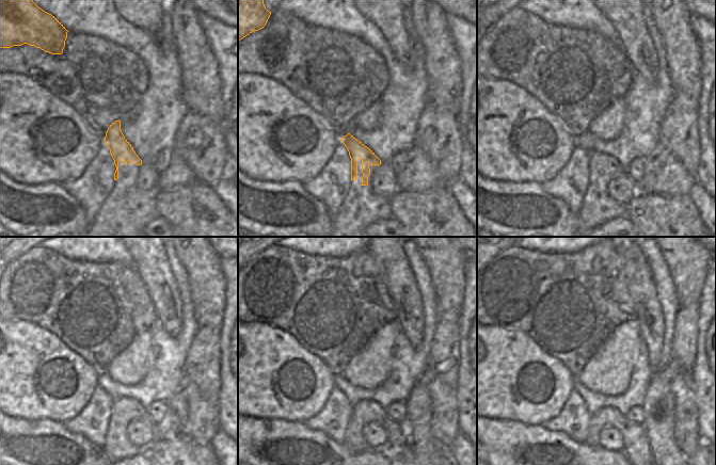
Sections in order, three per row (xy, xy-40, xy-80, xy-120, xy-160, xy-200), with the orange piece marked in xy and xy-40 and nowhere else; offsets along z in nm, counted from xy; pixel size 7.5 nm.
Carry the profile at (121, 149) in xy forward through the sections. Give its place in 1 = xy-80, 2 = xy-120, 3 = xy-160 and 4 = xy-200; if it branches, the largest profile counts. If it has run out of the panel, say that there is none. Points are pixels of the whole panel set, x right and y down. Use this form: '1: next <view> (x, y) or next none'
1: next xy-80 (610, 167)
2: next xy-120 (129, 407)
3: next xy-160 (366, 411)
4: next xy-200 (636, 448)

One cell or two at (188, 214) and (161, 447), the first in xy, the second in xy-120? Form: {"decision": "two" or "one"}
{"decision": "one"}

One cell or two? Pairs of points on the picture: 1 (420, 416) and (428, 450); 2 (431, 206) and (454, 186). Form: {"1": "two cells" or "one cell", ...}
{"1": "one cell", "2": "two cells"}

